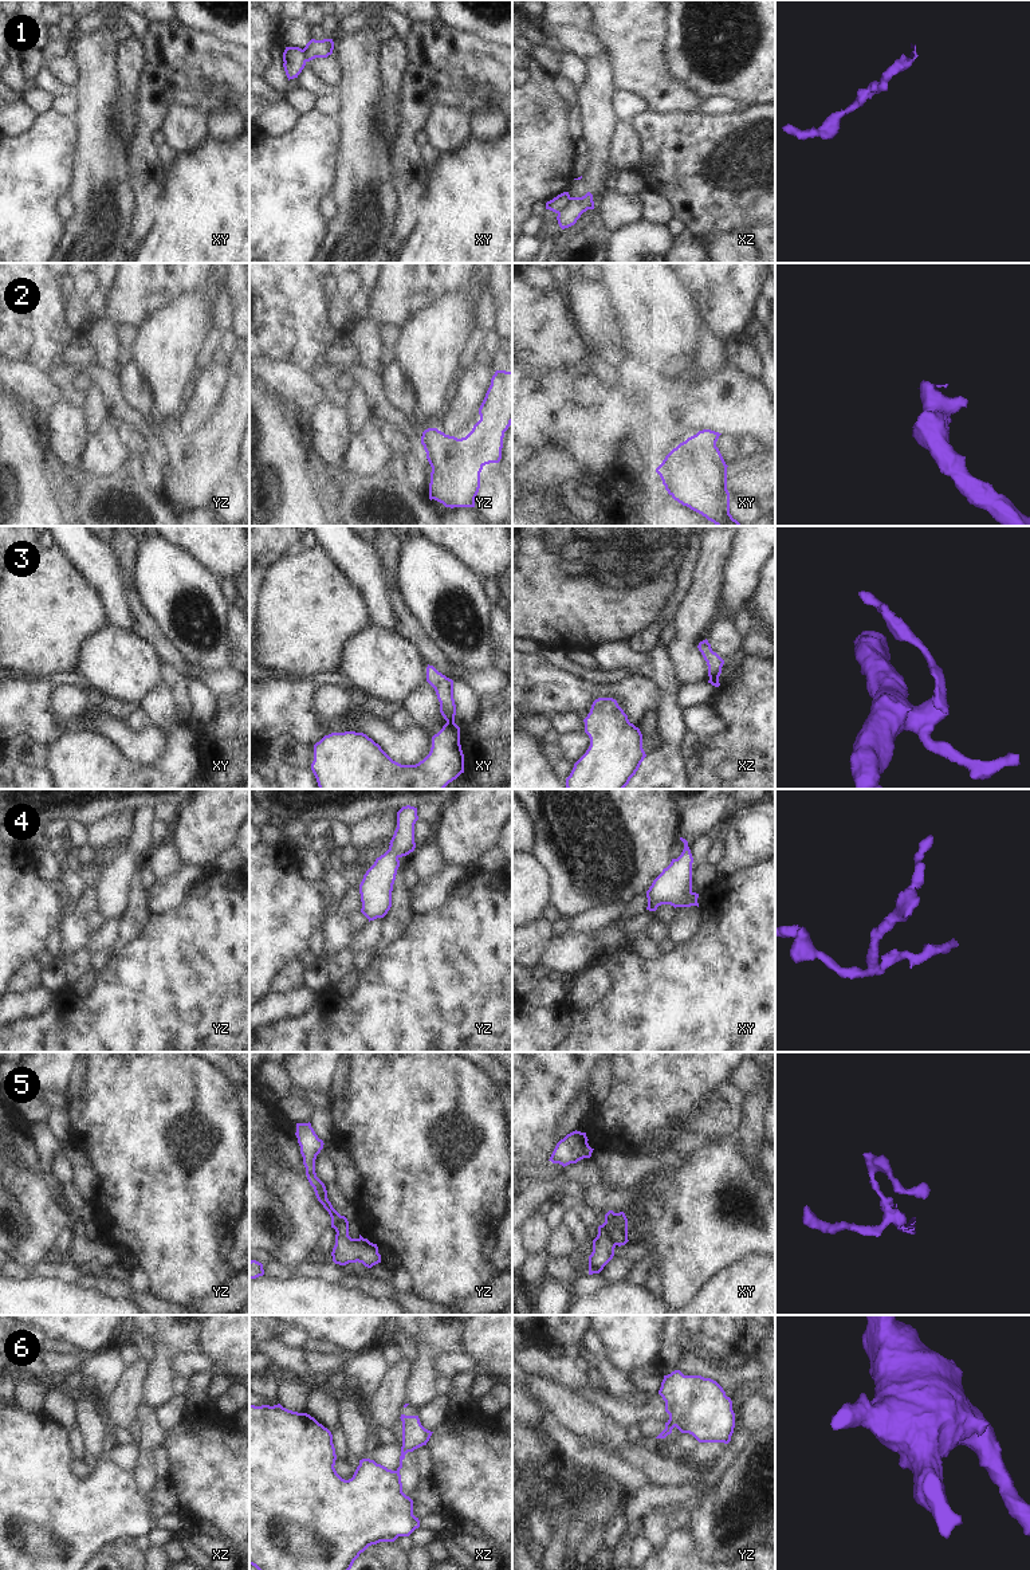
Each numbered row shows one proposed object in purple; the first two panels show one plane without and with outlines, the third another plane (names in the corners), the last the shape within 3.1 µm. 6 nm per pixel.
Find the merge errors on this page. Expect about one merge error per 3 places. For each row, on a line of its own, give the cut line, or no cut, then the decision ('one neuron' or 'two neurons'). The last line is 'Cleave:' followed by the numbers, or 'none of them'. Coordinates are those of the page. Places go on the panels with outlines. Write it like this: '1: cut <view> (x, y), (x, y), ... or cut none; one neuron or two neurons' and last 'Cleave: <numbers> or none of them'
1: cut xz (570, 197), (558, 214); two neurons
2: cut none; one neuron
3: cut xy (453, 721), (447, 723); two neurons
4: cut none; one neuron
5: cut xy (606, 1228), (613, 1223), (626, 1237); two neurons
6: cut xz (396, 1471), (400, 1479); two neurons
Cleave: 1, 3, 5, 6

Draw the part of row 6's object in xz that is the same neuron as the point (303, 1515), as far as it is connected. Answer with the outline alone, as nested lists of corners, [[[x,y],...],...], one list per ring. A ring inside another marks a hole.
[[[280,1404],[274,1406],[249,1405],[249,1565],[258,1570],[350,1570],[354,1561],[369,1546],[380,1542],[394,1542],[398,1536],[409,1536],[420,1527],[418,1518],[413,1515],[413,1500],[402,1492],[397,1471],[388,1469],[374,1460],[362,1459],[353,1477],[345,1480],[334,1468],[335,1460],[331,1432],[310,1414],[288,1410]]]

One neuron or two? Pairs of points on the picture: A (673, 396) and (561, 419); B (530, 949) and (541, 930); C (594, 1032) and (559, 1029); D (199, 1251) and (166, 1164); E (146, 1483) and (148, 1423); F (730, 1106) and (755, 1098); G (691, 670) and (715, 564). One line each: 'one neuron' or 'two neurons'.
A: one neuron
B: one neuron
C: two neurons
D: one neuron
E: one neuron
F: two neurons
G: one neuron

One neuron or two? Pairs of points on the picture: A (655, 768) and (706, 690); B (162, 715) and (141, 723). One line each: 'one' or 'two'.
A: two
B: two

